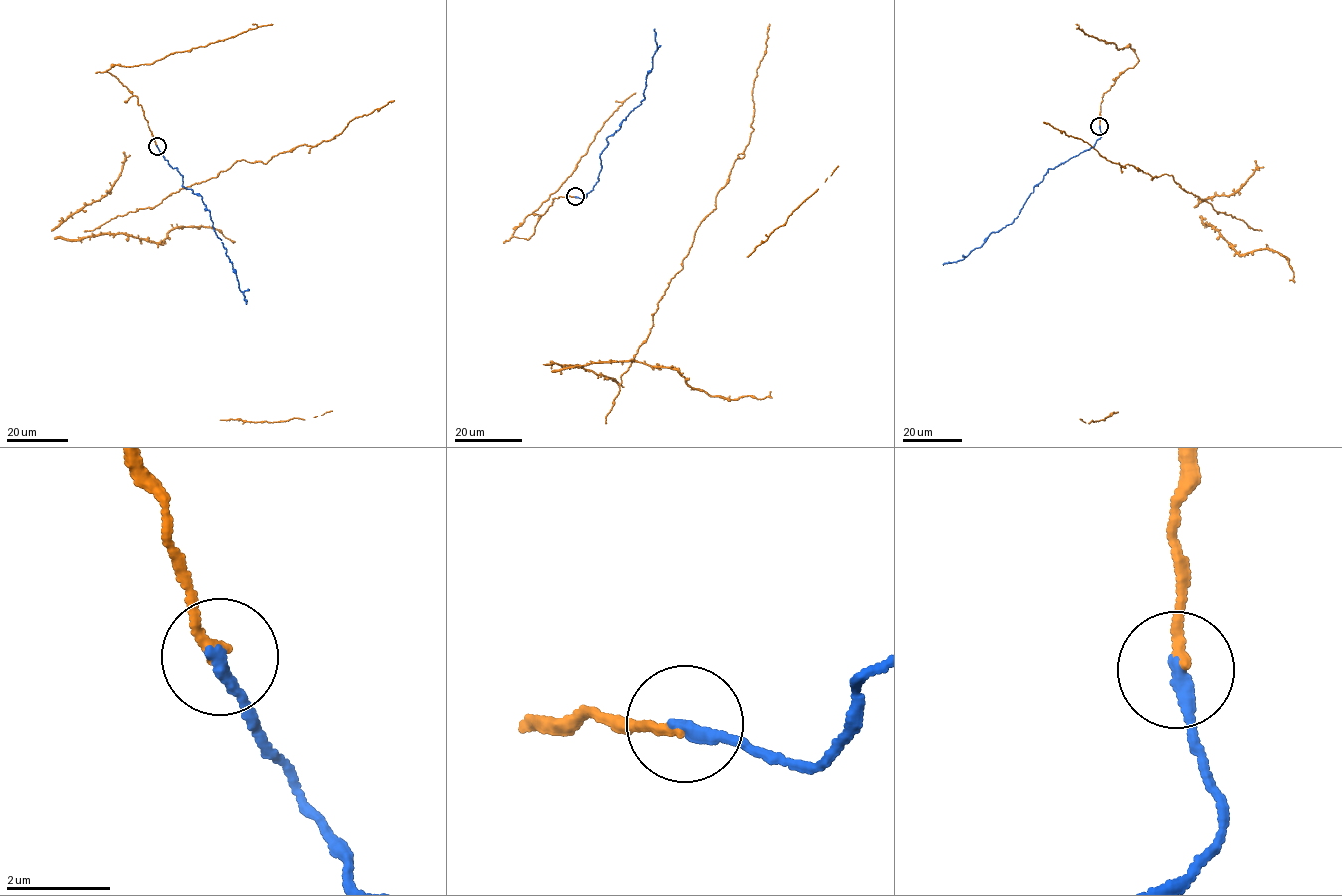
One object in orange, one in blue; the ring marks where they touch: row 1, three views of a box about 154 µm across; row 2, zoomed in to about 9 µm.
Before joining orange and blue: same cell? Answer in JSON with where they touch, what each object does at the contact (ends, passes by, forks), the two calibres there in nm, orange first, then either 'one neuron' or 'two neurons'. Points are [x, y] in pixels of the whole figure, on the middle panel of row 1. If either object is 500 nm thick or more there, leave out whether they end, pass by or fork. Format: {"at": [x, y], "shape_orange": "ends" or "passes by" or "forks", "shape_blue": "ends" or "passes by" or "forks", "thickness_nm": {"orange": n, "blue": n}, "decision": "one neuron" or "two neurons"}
{"at": [575, 196], "shape_orange": "ends", "shape_blue": "ends", "thickness_nm": {"orange": 200, "blue": 280}, "decision": "one neuron"}

